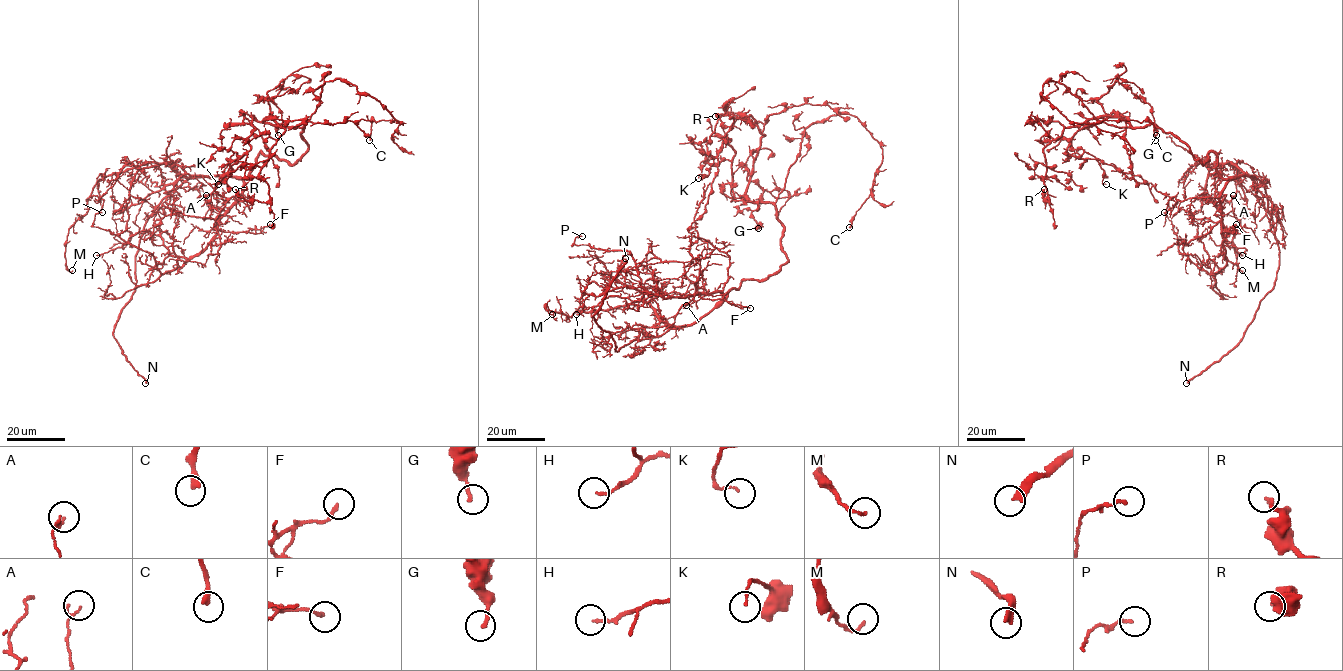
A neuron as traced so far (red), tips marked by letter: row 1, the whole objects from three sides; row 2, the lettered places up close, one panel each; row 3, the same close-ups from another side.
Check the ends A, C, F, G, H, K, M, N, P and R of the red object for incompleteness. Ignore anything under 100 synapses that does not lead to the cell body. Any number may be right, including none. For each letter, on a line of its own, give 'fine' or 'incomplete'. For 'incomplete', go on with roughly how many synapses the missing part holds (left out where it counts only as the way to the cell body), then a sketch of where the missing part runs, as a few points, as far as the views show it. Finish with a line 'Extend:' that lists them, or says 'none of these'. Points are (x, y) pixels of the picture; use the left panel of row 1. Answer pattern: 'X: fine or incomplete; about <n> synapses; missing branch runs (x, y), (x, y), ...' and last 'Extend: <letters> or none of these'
A: fine
C: fine
F: fine
G: fine
H: fine
K: fine
M: fine
N: incomplete; missing branch runs (145, 383), (146, 396), (132, 413), (115, 421), (81, 423)
P: fine
R: fine
Extend: N

